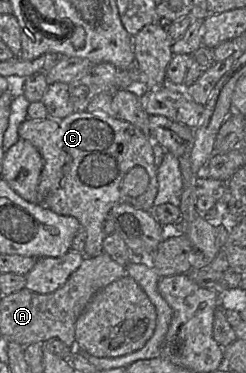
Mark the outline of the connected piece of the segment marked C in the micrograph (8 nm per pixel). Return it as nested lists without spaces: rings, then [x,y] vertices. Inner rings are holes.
[[[76,111],[62,119],[27,118],[19,125],[18,135],[34,145],[43,158],[38,183],[40,203],[57,214],[75,217],[85,230],[84,256],[103,252],[103,222],[115,205],[124,202],[144,211],[152,210],[158,193],[155,144],[131,123],[103,112]],[[134,166],[146,170],[149,185],[138,197],[122,195],[122,180]]]

